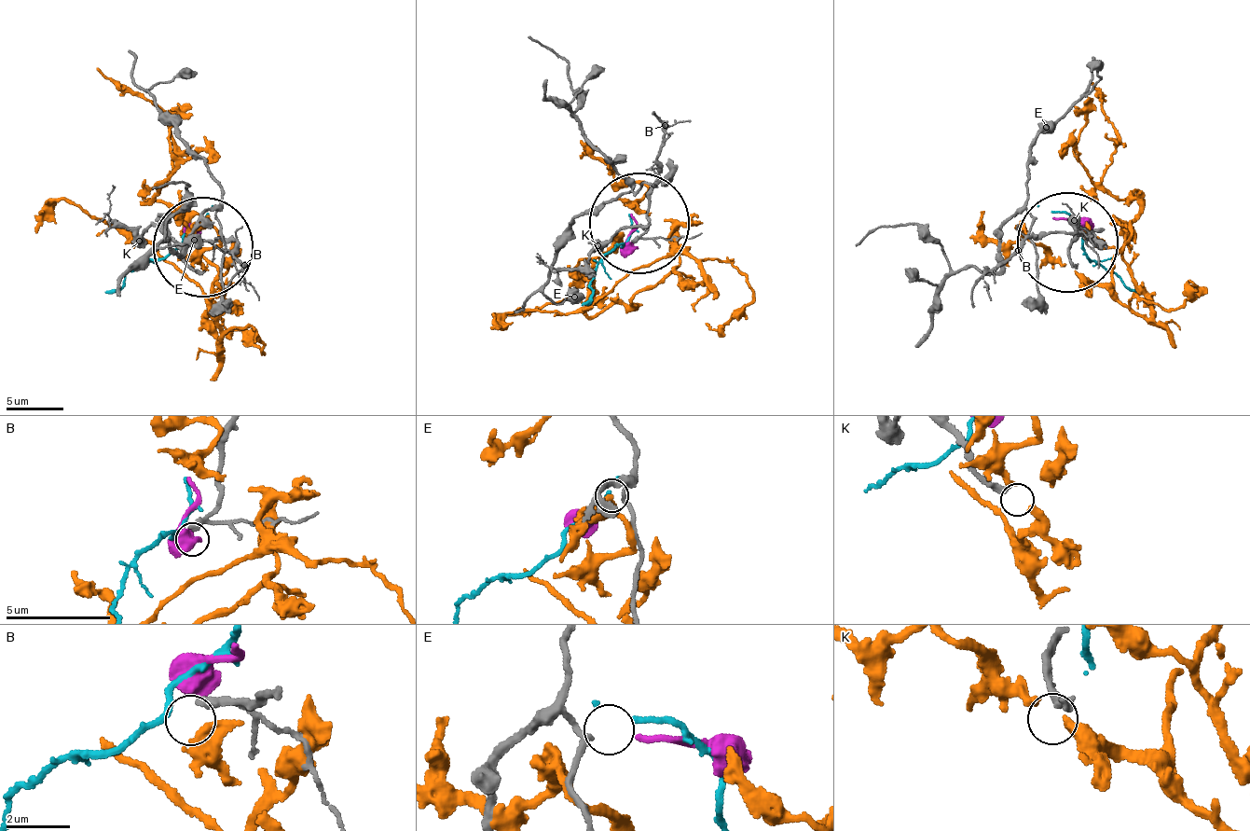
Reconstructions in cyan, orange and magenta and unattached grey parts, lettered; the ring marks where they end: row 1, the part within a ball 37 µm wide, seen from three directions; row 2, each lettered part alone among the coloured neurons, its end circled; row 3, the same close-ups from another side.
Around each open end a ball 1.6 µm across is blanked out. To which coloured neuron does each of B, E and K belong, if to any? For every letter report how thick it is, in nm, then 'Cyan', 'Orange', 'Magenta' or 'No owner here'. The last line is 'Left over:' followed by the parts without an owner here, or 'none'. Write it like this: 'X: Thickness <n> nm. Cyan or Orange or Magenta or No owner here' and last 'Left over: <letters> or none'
B: Thickness 220 nm. No owner here
E: Thickness 170 nm. Magenta
K: Thickness 260 nm. Orange
Left over: B

